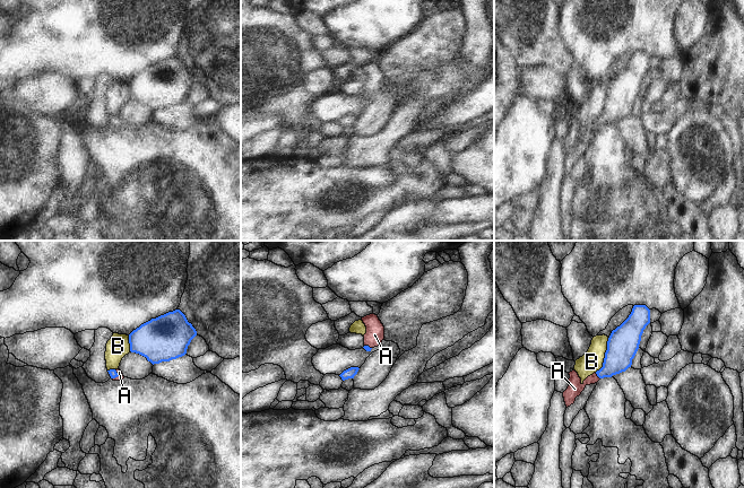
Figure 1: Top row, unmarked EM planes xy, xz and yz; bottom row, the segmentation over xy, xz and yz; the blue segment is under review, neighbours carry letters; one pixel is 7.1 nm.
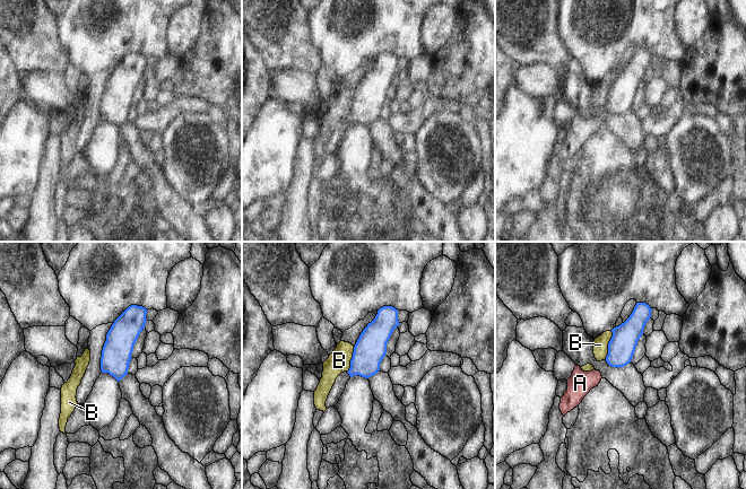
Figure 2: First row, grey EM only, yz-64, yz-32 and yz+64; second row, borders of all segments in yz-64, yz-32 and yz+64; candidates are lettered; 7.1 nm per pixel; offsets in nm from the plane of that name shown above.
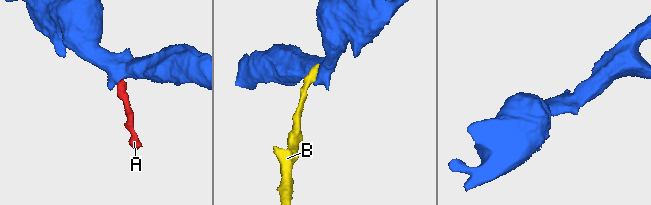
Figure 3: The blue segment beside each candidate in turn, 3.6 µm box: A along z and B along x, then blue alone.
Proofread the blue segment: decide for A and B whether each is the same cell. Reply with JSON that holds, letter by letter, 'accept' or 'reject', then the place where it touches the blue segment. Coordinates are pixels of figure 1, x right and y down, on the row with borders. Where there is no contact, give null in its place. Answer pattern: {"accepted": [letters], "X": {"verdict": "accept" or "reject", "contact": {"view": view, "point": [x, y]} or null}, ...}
{"accepted": ["A"], "A": {"verdict": "accept", "contact": {"view": "yz", "point": [597, 375]}}, "B": {"verdict": "reject", "contact": {"view": "yz", "point": [605, 356]}}}

